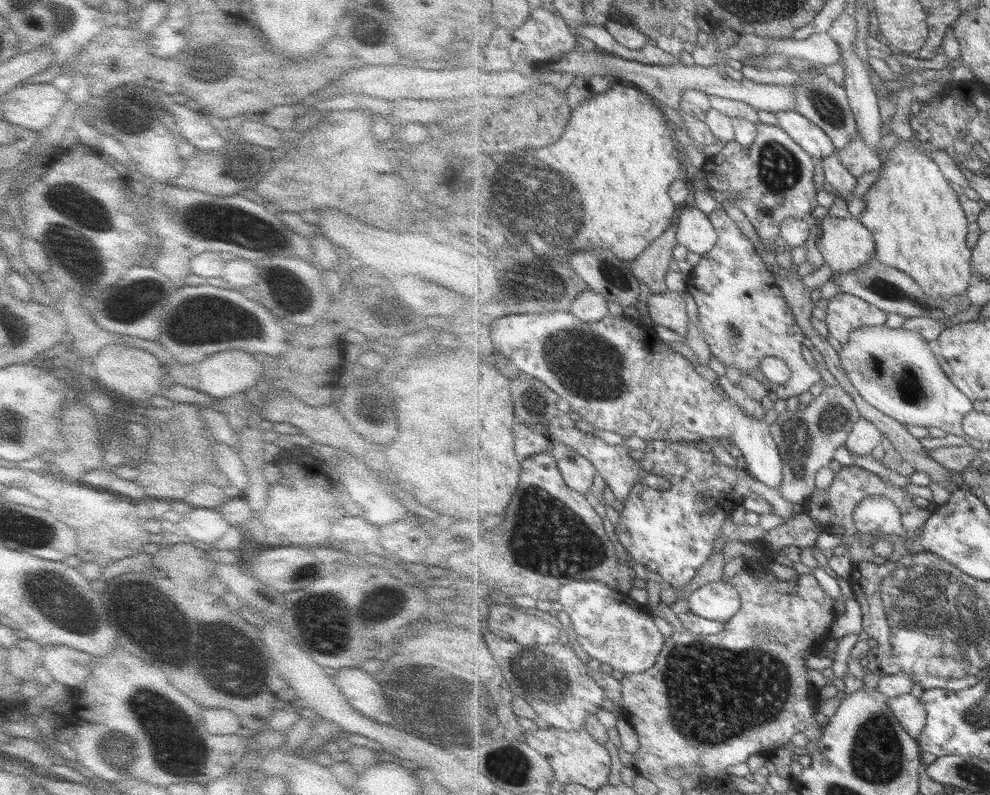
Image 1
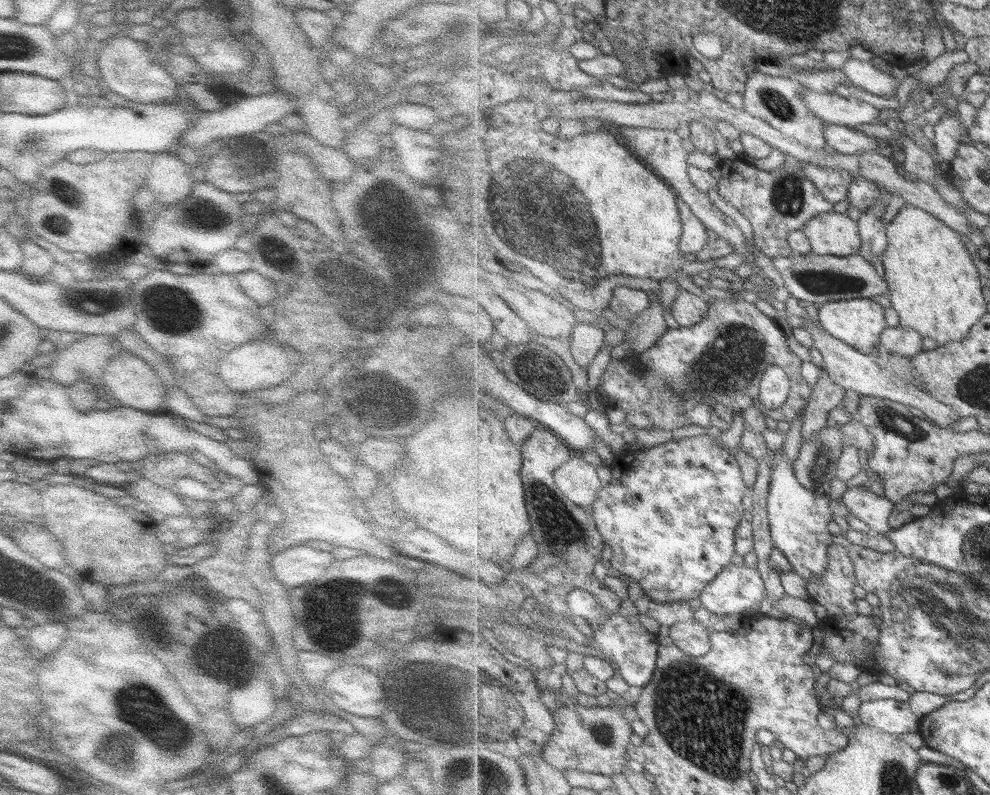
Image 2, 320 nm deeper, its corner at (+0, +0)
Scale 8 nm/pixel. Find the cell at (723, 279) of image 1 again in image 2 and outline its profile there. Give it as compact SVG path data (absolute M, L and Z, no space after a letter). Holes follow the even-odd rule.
M727 290L732 300L711 299L705 320L693 327L669 329L655 346L637 356L646 374L660 376L680 394L691 411L693 405L707 402L713 406L723 404L732 413L742 413L748 408L763 410L760 401L760 384L769 366L785 369L793 382L793 410L791 422L798 417L812 395L812 385L801 377L801 358L789 348L788 328L781 322L763 314L754 303L741 300L739 292Z

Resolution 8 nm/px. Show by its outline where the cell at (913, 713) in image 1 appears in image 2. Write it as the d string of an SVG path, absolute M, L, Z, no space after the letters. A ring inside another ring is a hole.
M885 699L861 702L857 715L867 726L889 734L921 731L922 719L913 712L909 701Z

